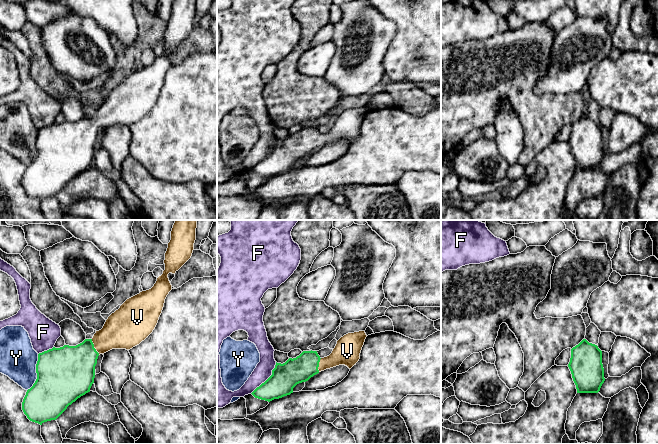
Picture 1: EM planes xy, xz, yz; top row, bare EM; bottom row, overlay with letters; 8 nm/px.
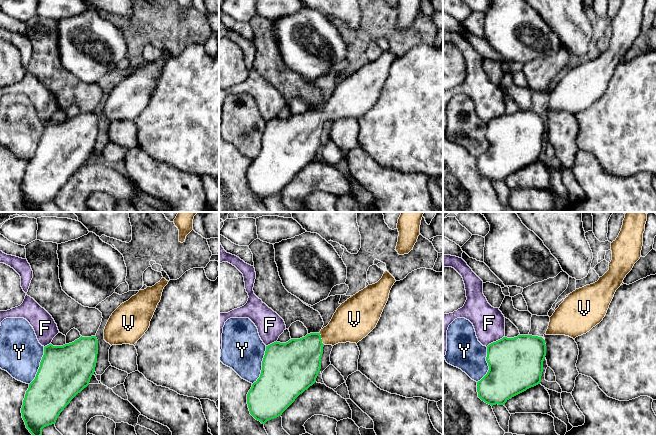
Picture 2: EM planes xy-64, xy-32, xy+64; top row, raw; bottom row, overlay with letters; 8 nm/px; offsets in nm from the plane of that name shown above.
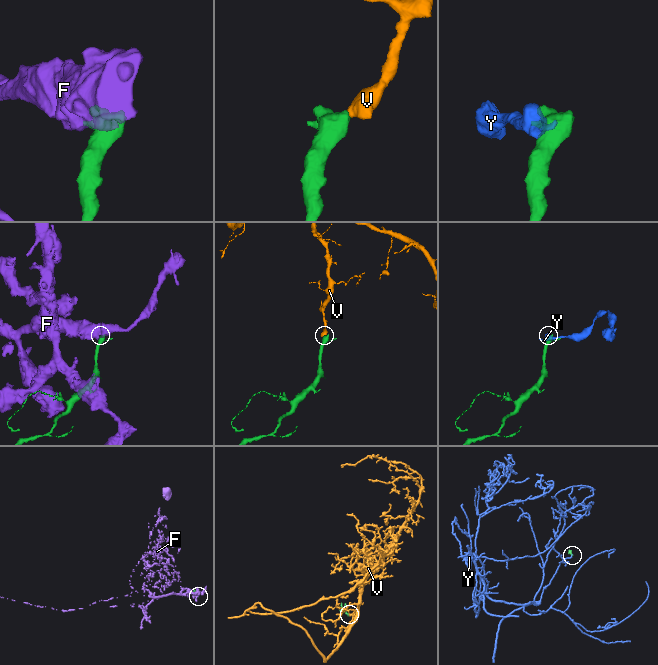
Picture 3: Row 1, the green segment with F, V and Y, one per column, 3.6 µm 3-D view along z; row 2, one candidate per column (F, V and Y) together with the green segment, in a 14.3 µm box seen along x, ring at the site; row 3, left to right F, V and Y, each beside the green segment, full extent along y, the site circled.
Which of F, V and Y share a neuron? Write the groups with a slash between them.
F / V / Y

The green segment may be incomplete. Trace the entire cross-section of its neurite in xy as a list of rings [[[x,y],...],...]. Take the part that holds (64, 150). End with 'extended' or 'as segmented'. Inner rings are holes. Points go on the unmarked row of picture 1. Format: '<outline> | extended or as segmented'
[[[197,0],[173,1],[171,16],[165,29],[163,50],[157,54],[151,65],[127,75],[108,93],[103,104],[96,107],[92,115],[85,115],[76,122],[53,123],[38,130],[37,155],[27,166],[22,178],[22,186],[30,197],[42,201],[44,198],[56,196],[69,181],[90,168],[100,130],[112,125],[130,126],[153,108],[162,89],[165,75],[172,66],[168,50],[175,50],[191,34],[196,16],[196,4]]] | extended

